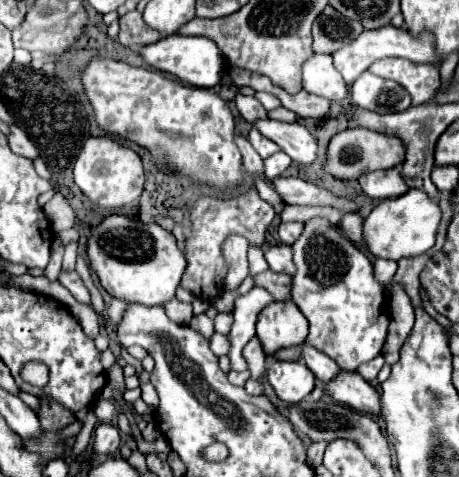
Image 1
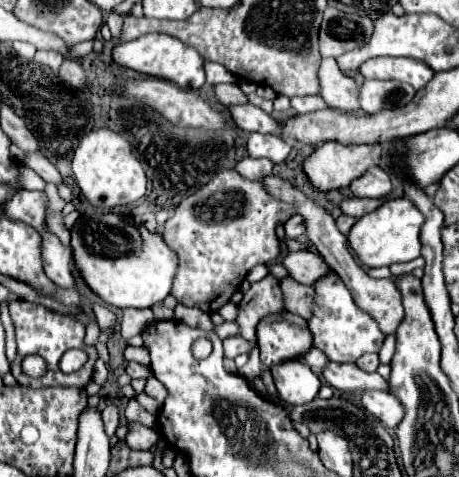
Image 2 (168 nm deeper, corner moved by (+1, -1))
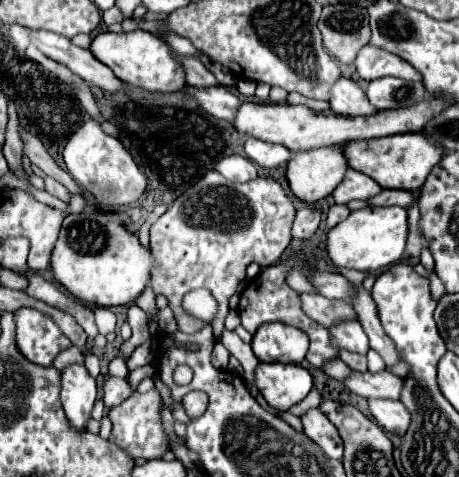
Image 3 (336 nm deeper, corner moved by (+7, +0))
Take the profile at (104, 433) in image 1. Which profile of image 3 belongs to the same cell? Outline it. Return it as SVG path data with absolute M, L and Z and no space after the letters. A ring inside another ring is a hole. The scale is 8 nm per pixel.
M113 376L113 378L109 378L109 380L105 382L103 394L105 394L105 396L103 396L103 398L105 398L105 408L109 410L109 408L121 404L123 400L127 400L127 398L131 396L131 388L129 388L127 380Z

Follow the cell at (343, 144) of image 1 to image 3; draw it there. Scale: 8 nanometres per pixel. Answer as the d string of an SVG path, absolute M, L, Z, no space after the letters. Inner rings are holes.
M321 146L317 150L293 154L287 168L287 180L293 194L305 202L317 202L331 196L341 184L349 164L341 146Z

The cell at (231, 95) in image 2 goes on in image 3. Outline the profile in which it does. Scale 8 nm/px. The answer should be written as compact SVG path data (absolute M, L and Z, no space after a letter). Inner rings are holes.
M181 58L181 64L185 66L187 72L187 84L193 88L211 88L211 86L219 86L219 82L215 80L215 76L203 66L201 60L197 58Z

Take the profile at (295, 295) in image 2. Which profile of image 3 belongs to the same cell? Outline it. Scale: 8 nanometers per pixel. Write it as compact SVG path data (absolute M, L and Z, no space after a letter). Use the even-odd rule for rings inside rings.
M299 294L301 296L301 308L303 312L319 322L321 326L329 326L335 324L343 318L355 318L353 306L343 302L343 300L329 300L321 294Z

